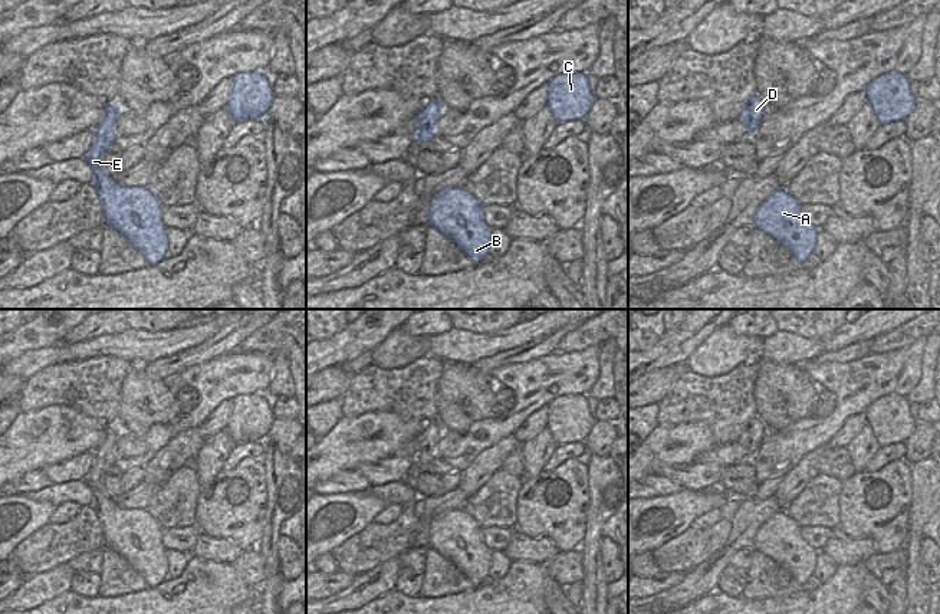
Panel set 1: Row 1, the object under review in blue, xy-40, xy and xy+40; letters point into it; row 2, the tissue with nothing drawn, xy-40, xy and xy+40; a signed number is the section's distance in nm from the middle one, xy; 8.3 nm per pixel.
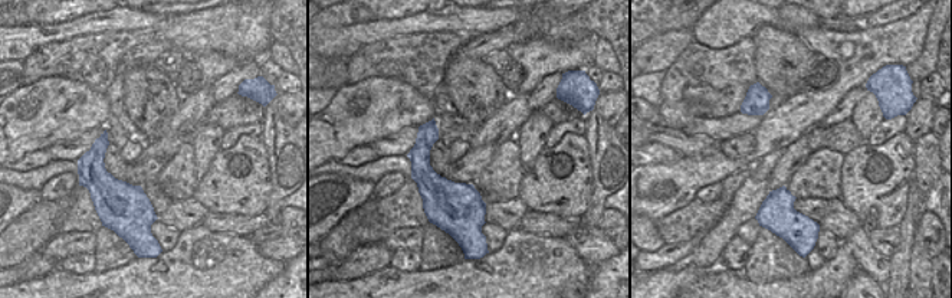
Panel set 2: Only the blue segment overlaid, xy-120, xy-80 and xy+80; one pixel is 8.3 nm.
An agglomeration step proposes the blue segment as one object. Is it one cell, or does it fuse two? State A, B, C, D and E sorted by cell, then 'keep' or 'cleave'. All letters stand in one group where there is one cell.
A B C D E; keep

